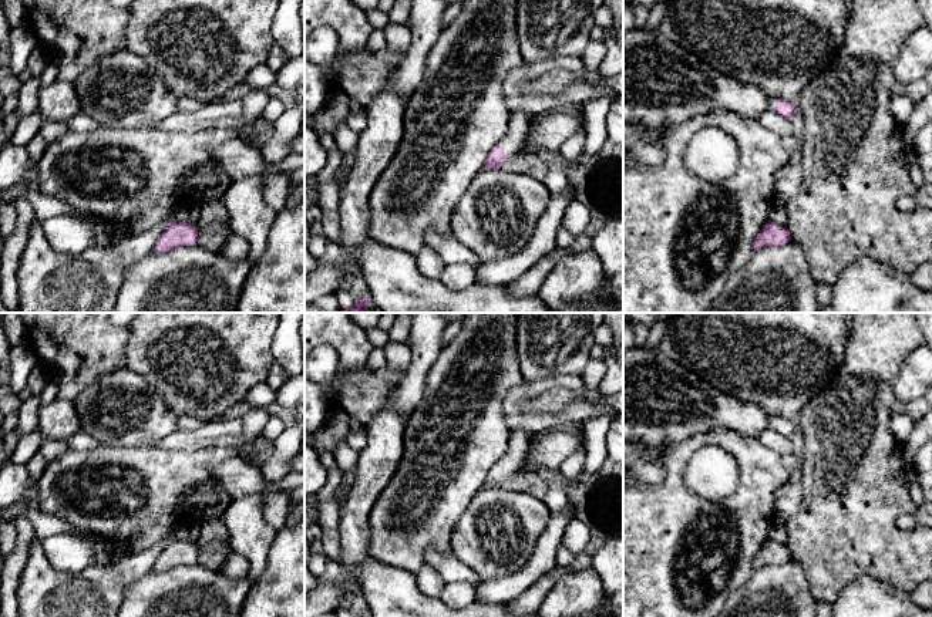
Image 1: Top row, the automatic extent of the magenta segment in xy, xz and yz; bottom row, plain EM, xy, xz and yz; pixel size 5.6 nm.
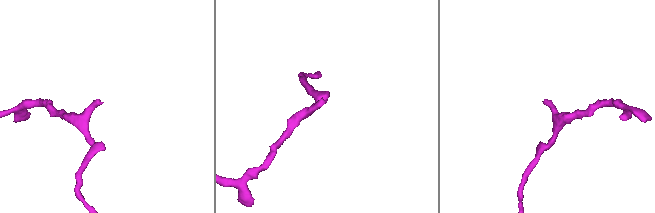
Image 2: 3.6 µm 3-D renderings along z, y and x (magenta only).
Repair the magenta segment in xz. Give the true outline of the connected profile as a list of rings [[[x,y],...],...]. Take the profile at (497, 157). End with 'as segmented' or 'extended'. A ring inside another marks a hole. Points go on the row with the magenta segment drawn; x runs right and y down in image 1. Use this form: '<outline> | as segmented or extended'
[[[515,112],[508,121],[505,136],[488,152],[484,161],[484,171],[499,169],[521,148],[532,117],[526,112]]] | extended

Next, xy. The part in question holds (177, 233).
[[[171,222],[159,235],[154,252],[164,253],[181,246],[198,245],[196,223]]] | as segmented

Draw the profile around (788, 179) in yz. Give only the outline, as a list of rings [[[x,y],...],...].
[[[795,155],[785,166],[775,173],[775,202],[785,205],[794,198],[804,182],[804,169]]]

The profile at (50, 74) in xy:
[[[48,60],[47,68],[40,75],[40,88],[51,85],[55,80],[58,80],[57,65]]]

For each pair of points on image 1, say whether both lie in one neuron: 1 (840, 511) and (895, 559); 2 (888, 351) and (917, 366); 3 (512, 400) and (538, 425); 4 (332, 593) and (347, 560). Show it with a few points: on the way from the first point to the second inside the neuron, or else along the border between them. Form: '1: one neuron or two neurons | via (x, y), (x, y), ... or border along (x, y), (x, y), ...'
1: one neuron | via (854, 525), (881, 549)
2: two neurons | border along (917, 346), (905, 358), (892, 384), (892, 391)
3: one neuron | via (512, 408), (525, 422), (530, 422)
4: two neurons | border along (340, 585), (345, 602)

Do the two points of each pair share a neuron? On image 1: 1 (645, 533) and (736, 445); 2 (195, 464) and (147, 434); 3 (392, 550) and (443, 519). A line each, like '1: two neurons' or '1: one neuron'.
1: one neuron
2: two neurons
3: one neuron

